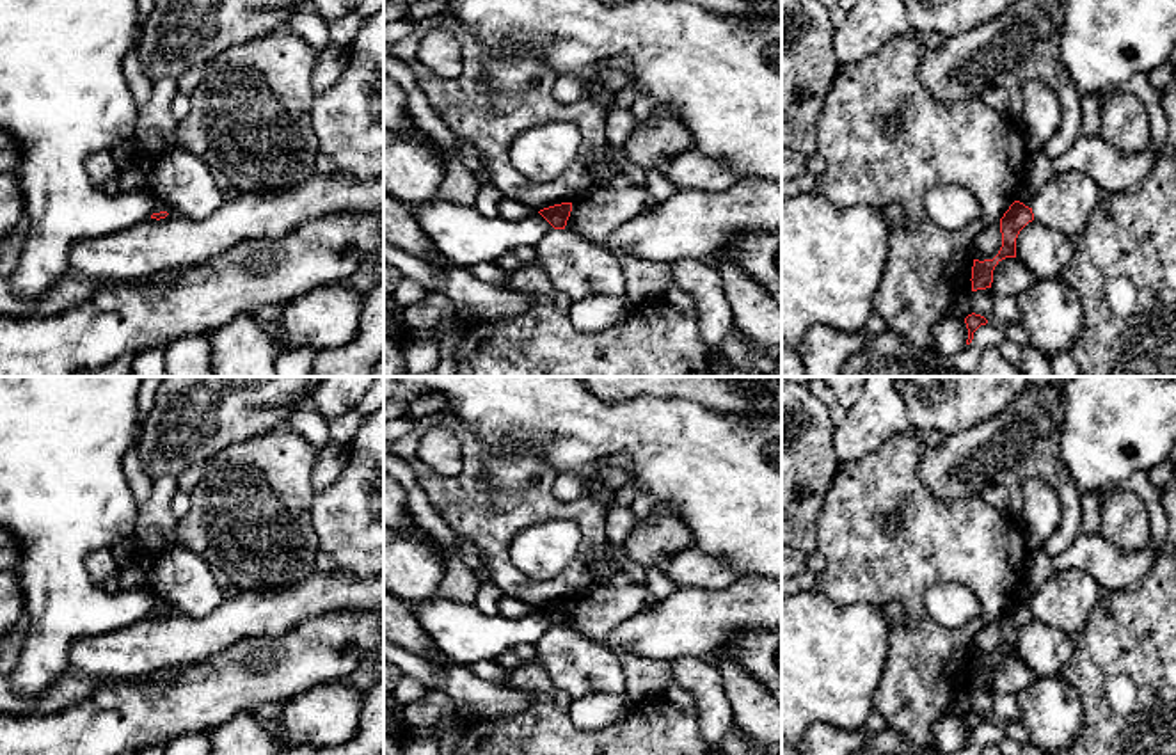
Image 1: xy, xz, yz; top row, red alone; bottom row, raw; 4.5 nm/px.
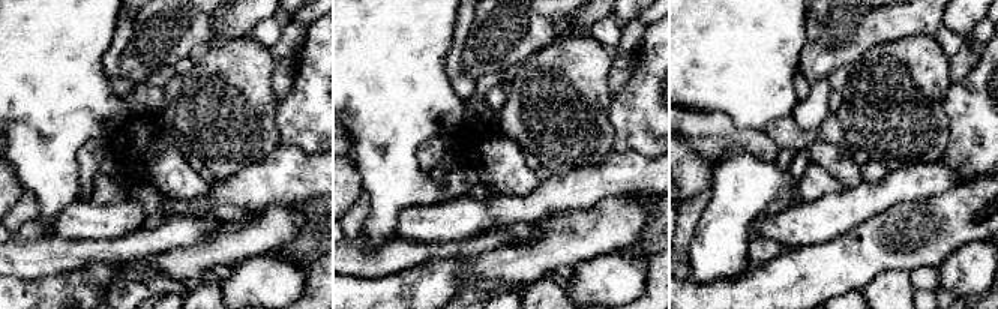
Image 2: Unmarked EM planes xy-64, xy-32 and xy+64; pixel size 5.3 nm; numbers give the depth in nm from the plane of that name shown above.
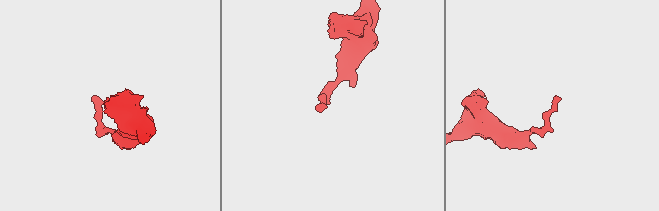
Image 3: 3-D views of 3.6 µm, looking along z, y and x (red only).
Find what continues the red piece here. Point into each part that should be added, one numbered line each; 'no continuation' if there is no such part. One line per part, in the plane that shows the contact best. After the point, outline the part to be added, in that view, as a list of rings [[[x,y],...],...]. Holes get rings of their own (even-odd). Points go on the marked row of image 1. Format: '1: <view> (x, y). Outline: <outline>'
no continuation

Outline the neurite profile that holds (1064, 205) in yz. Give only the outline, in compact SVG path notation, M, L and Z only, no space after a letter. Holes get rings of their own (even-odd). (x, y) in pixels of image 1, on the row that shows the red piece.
M1082 172L1055 174L1032 201L1034 219L1075 234L1084 231L1094 206L1103 199L1101 188Z

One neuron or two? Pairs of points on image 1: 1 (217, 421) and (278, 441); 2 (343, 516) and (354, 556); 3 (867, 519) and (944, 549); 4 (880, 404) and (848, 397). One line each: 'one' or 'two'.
1: two
2: one
3: one
4: two

